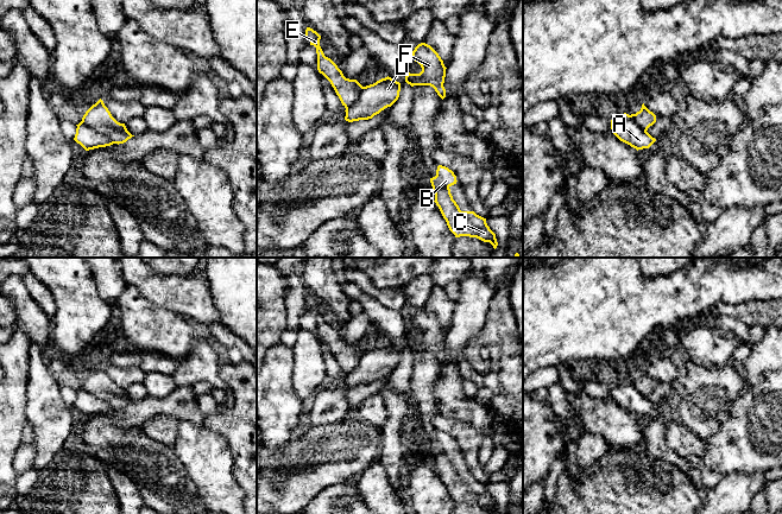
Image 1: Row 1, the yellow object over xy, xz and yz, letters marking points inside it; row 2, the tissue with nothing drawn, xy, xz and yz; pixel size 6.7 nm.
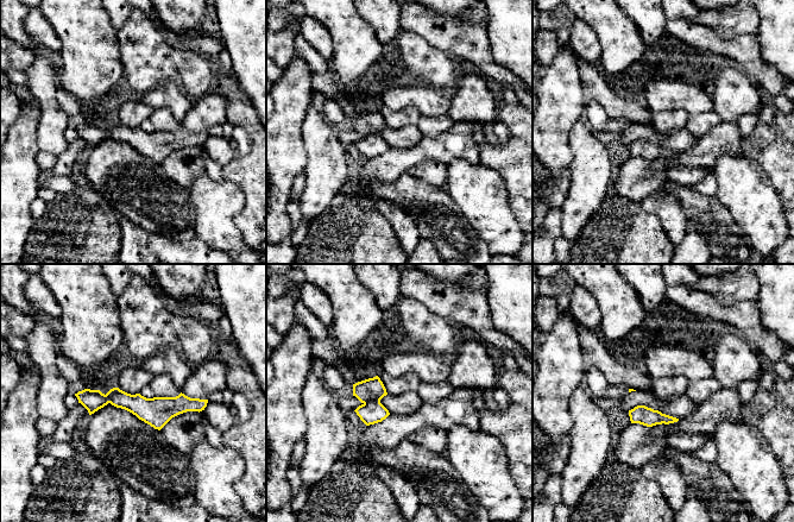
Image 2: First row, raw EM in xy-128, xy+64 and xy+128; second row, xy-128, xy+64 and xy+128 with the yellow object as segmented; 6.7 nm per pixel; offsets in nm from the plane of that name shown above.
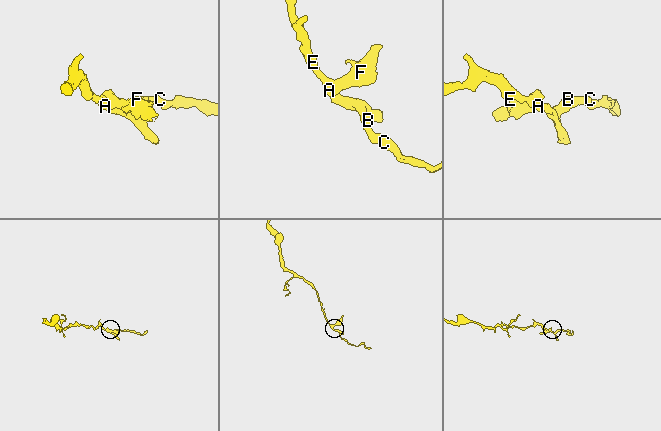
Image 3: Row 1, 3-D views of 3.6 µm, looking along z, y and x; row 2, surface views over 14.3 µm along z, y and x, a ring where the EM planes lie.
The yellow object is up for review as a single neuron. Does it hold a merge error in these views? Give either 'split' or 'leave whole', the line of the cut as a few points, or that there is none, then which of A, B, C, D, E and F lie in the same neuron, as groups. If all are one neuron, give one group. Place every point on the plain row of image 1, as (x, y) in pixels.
split | xy (81, 387), (103, 400), (112, 410) | A B C E / D F

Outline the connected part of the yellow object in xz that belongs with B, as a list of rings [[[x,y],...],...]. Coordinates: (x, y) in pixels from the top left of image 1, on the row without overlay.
[[[439,431],[436,442],[430,444],[435,458],[435,469],[439,472],[449,496],[455,501],[477,503],[484,508],[490,508],[497,514],[496,500],[490,495],[486,484],[474,477],[461,477],[450,459],[450,452],[456,450],[456,442],[446,432]]]

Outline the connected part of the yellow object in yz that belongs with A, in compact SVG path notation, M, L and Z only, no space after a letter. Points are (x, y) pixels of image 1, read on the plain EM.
M626 379L611 386L611 395L620 407L637 417L649 414L656 407L655 404L641 394Z

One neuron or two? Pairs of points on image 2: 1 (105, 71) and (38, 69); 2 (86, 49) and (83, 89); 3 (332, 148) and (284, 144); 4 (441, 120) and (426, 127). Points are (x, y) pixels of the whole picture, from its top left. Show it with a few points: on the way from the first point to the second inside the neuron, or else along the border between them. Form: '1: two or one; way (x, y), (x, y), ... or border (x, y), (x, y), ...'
1: two; border (55, 57), (60, 65), (60, 86)
2: one; way (86, 58), (86, 80)
3: two; border (304, 117), (302, 144), (306, 167), (302, 170)
4: one; way (438, 124), (429, 126)

